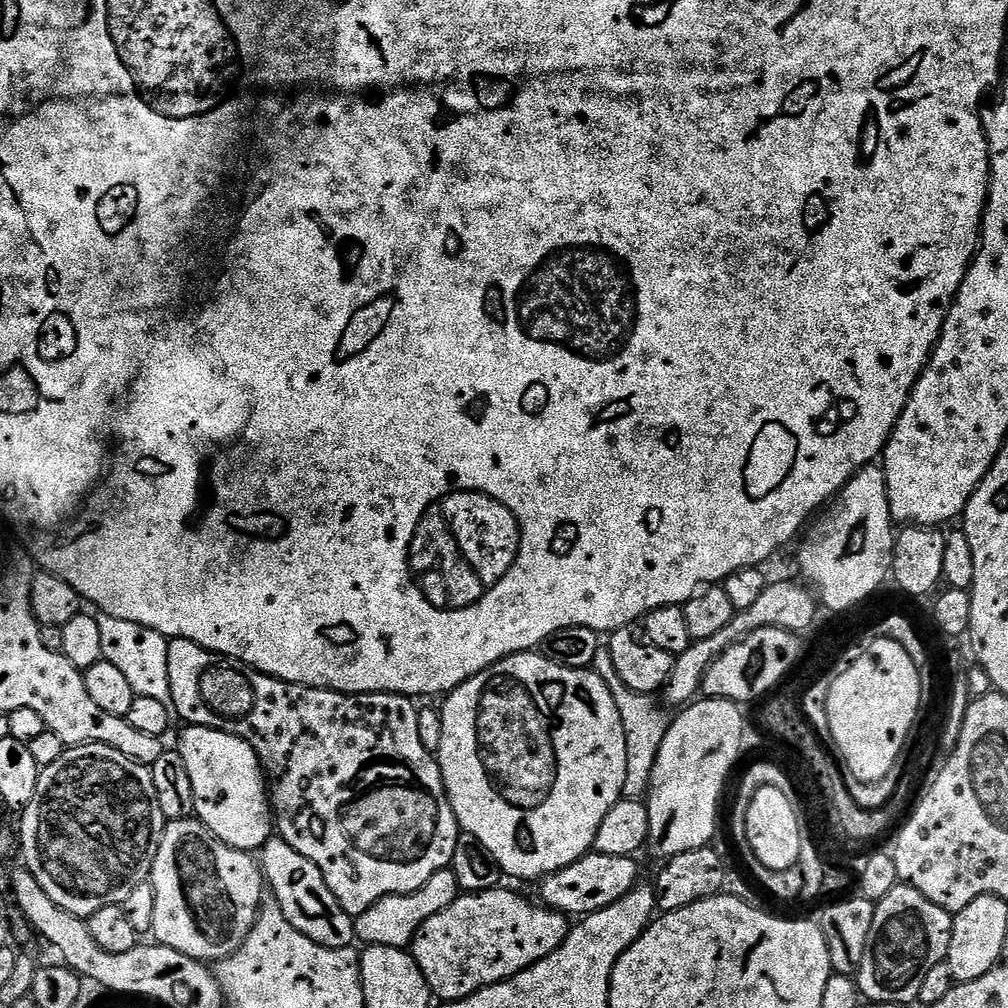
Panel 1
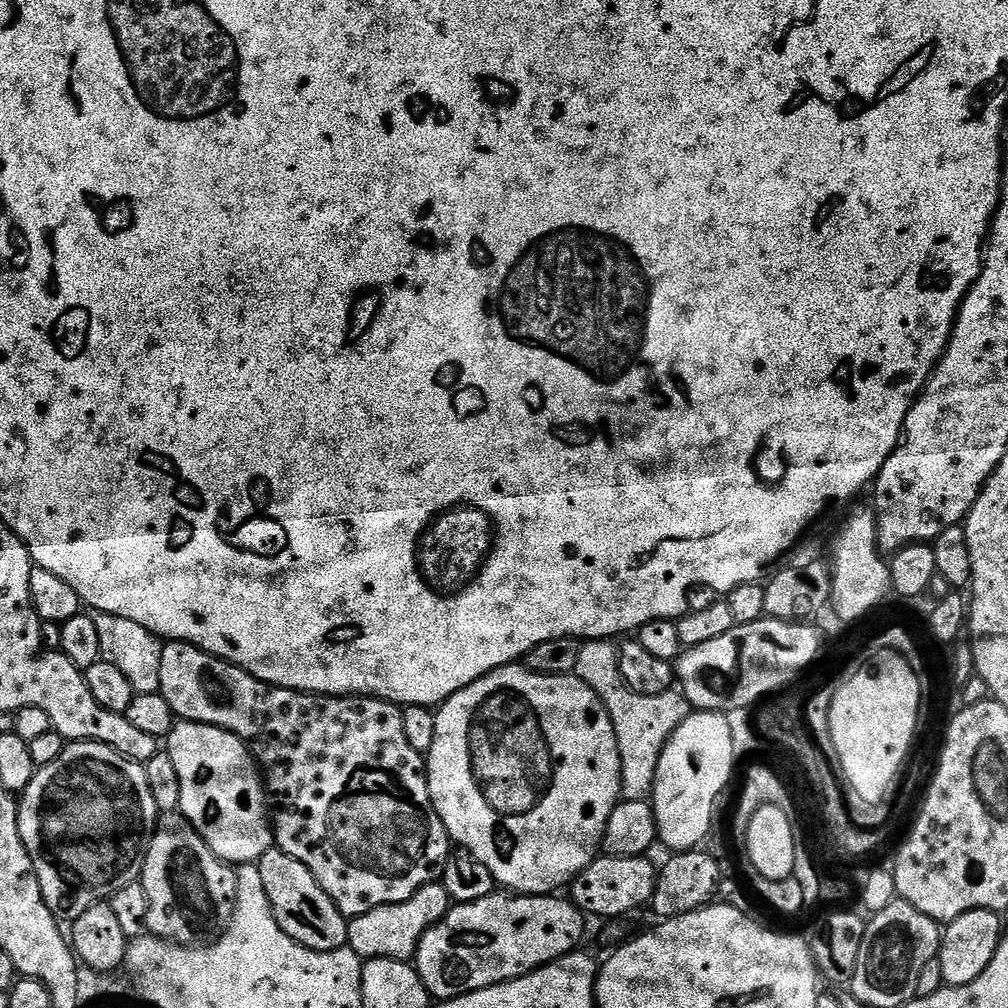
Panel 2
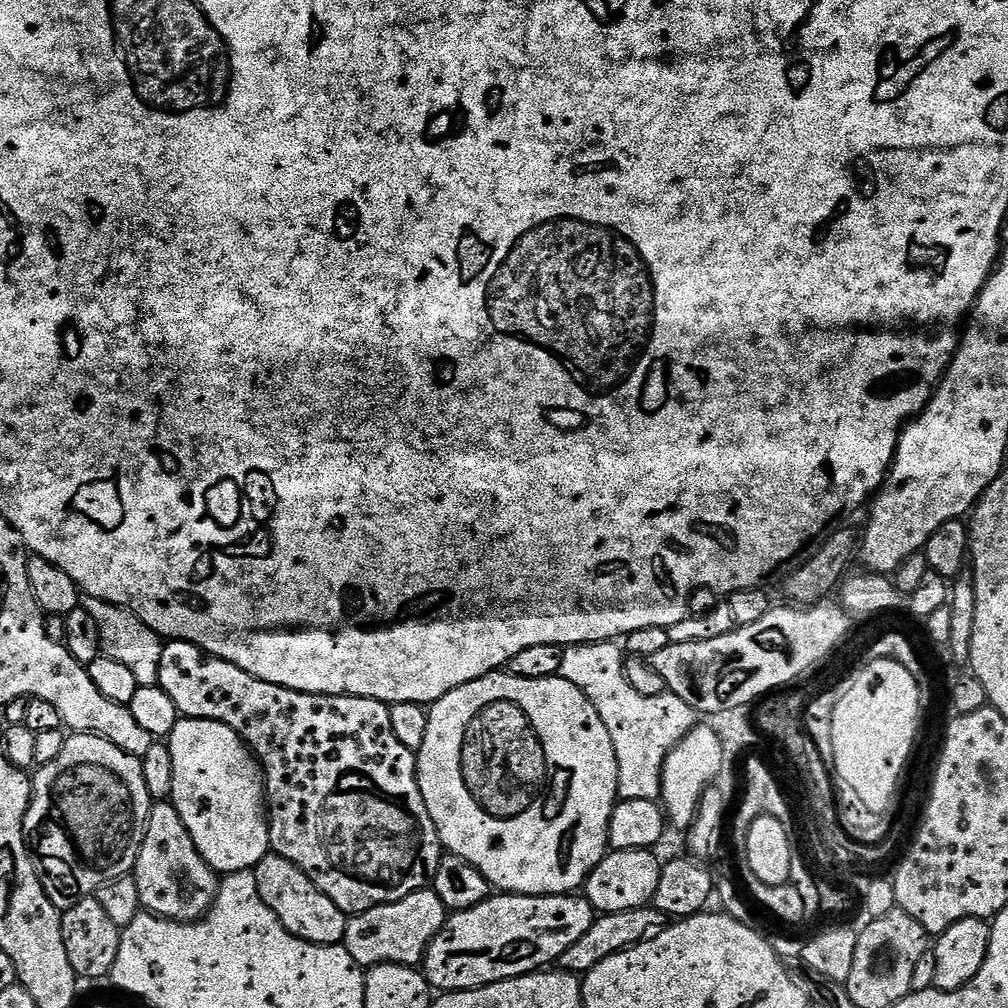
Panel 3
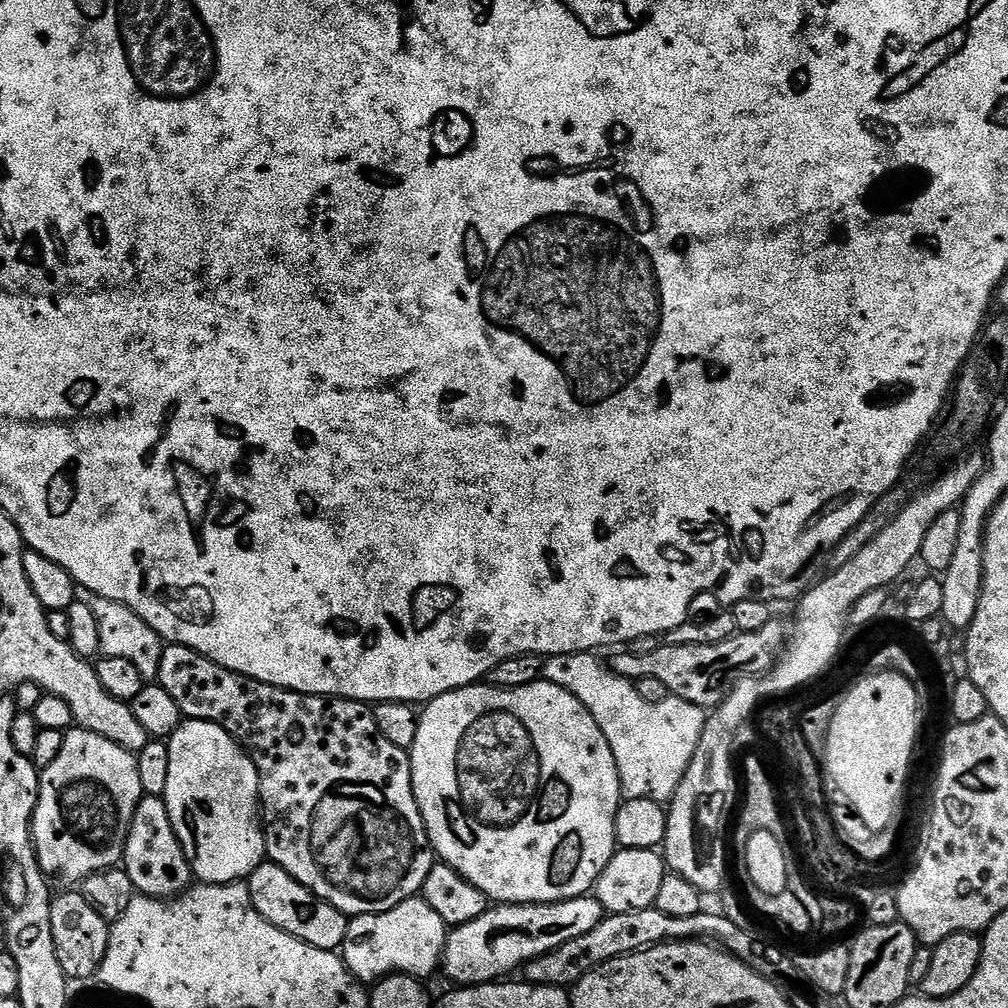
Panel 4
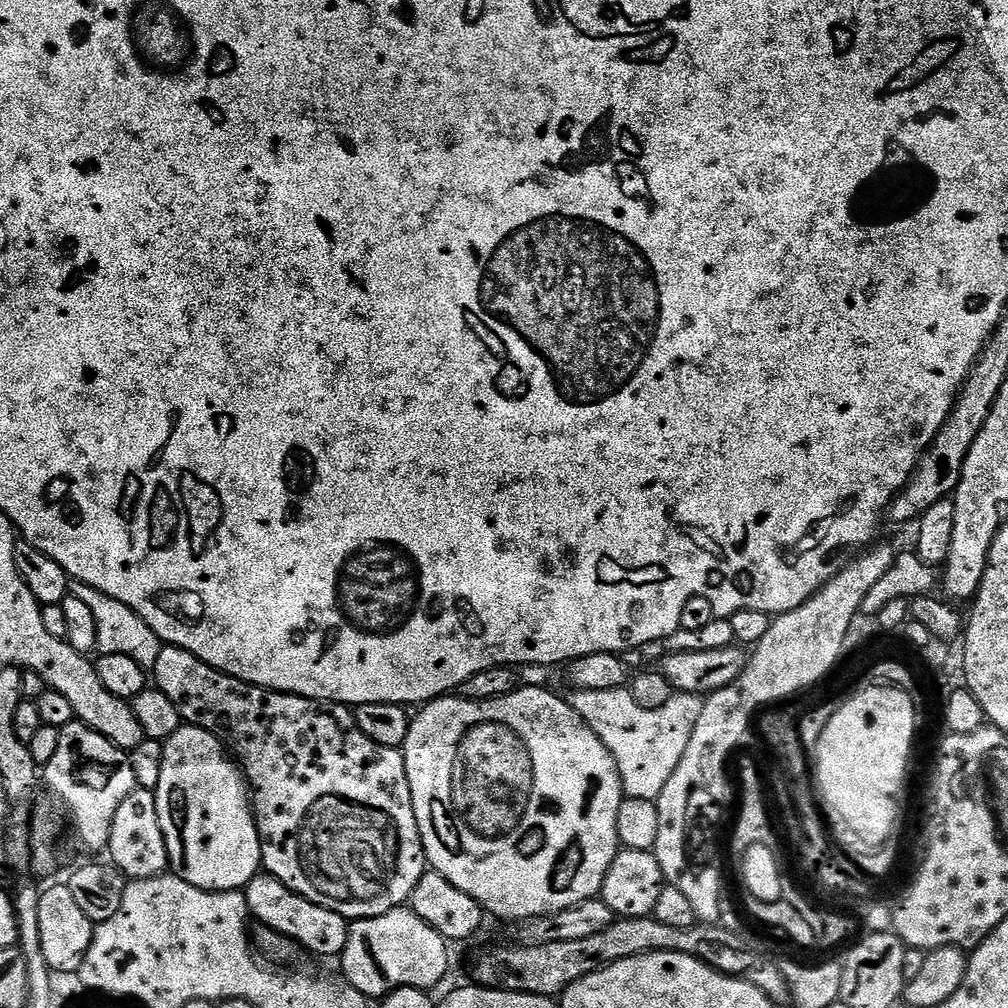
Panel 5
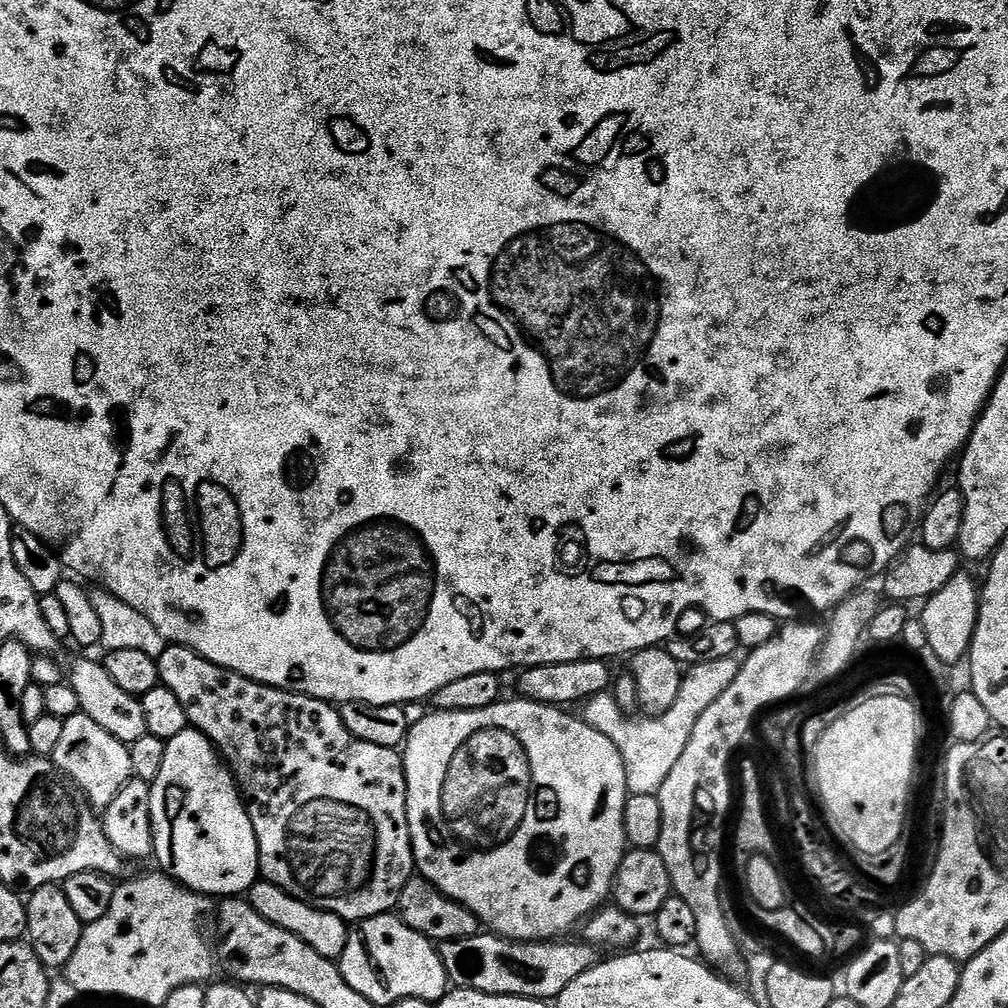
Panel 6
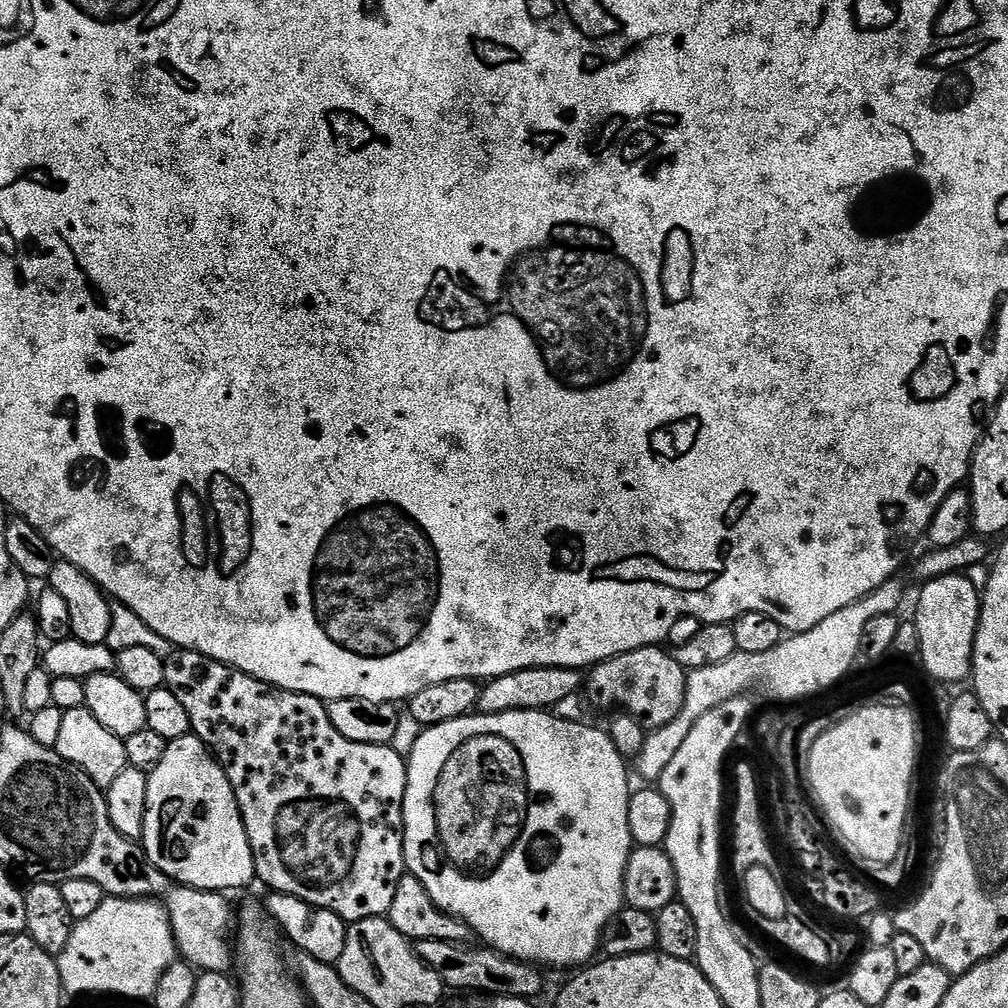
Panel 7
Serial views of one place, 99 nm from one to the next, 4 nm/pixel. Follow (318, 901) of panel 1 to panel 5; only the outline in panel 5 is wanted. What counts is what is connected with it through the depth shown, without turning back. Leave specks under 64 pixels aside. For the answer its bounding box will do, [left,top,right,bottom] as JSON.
[243,874,349,956]

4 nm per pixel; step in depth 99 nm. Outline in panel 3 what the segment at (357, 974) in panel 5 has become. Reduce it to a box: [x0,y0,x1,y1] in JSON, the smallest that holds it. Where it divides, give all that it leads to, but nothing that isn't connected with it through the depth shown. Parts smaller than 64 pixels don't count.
[343,887,450,966]

